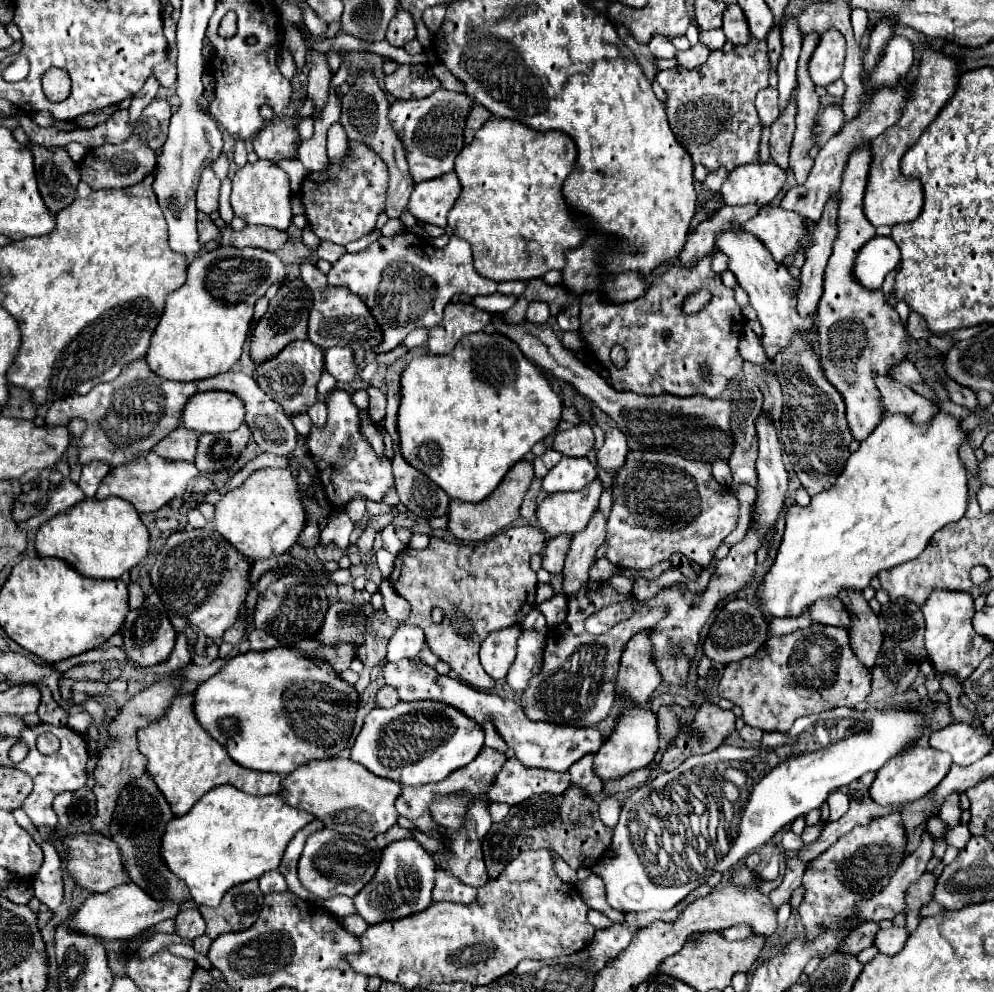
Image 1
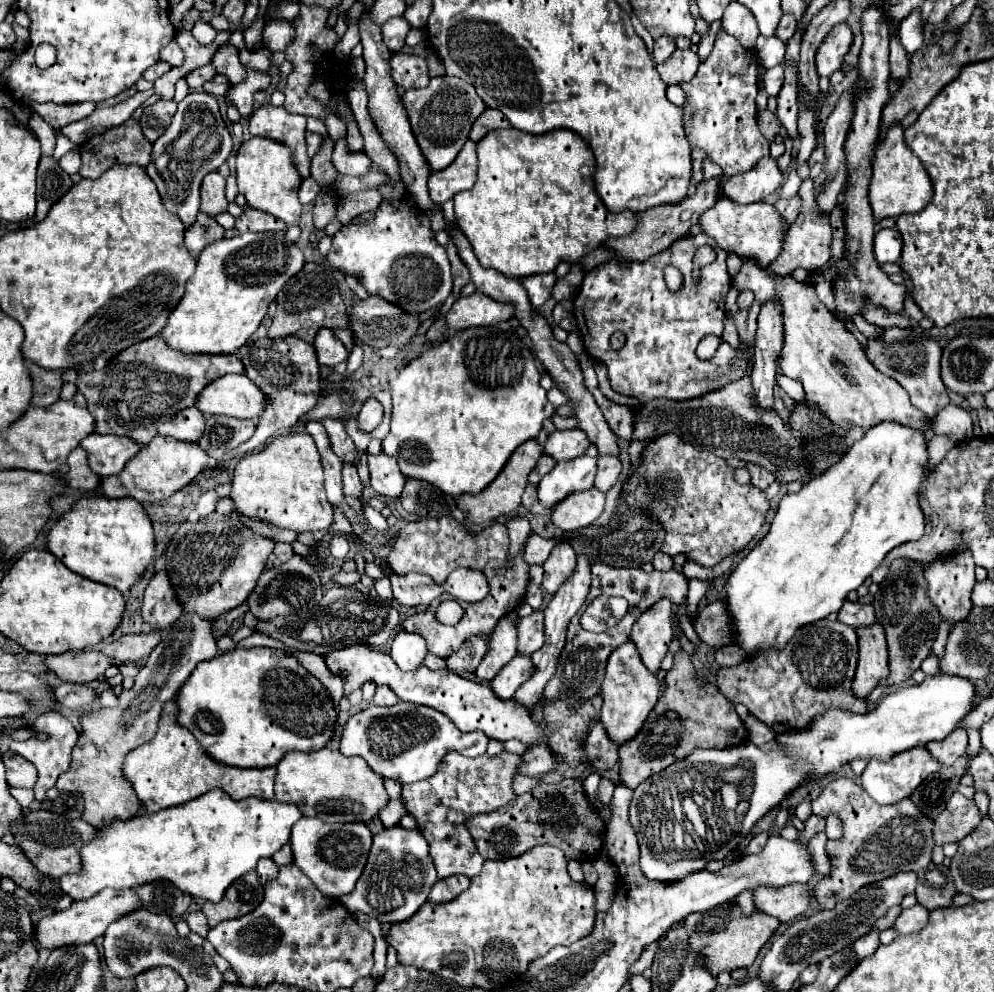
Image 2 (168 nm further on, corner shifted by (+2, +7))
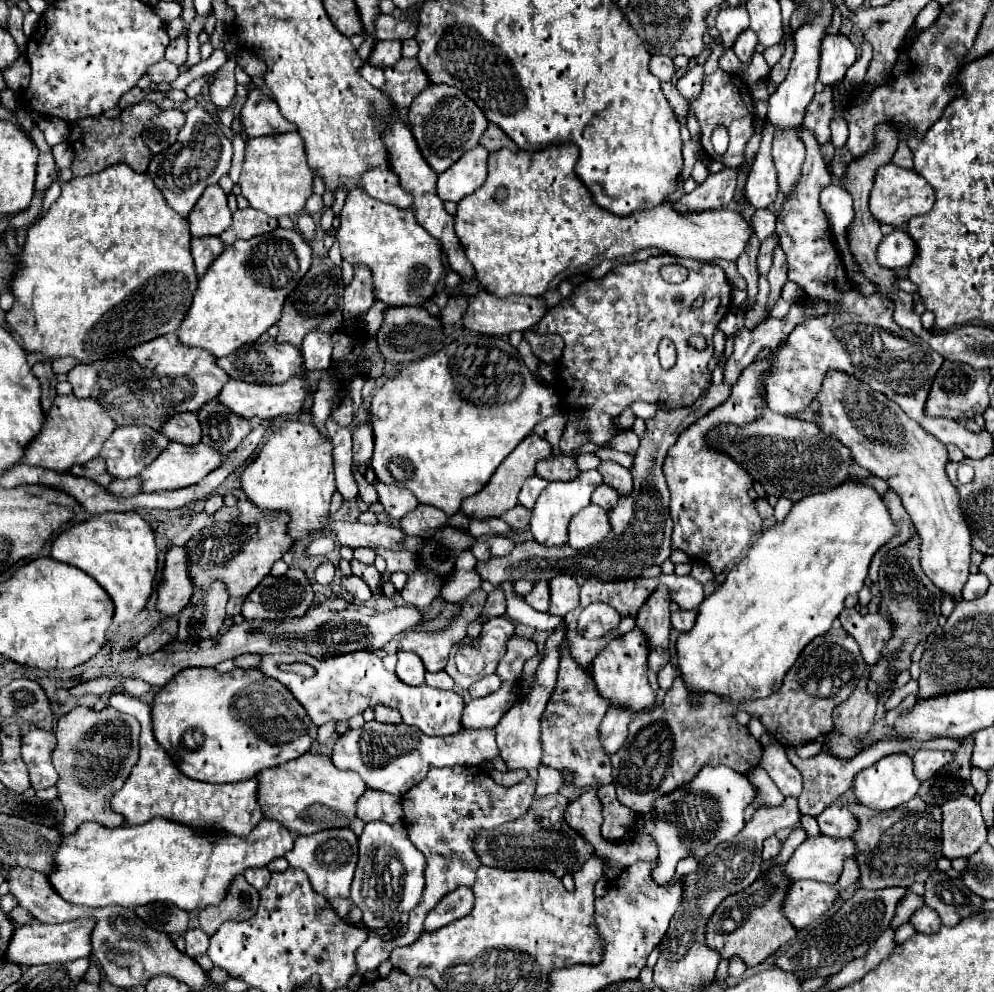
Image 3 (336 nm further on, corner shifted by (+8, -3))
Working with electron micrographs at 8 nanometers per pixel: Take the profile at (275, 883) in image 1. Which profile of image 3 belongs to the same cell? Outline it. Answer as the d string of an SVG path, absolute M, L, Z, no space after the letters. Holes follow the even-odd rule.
M264 866L264 868L248 868L244 872L244 878L256 888L256 890L262 890L268 882L270 882L270 870Z

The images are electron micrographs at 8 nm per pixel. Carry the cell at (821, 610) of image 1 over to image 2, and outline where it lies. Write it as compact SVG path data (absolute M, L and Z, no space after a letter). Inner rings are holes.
M850 600L844 602L842 610L838 612L838 620L852 626L852 628L876 624L874 608L870 604L860 604L860 602L850 602Z

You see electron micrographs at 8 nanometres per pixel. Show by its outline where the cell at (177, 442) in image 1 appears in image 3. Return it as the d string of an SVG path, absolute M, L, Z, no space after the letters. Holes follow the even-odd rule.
M176 414L162 426L162 434L174 442L198 444L202 436L198 416L196 414Z

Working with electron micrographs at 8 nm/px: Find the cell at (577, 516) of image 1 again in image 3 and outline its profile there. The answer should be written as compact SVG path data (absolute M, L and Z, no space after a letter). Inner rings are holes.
M588 504L584 510L572 516L568 526L568 544L576 550L586 548L602 540L608 534L608 530L610 524L606 512L596 504Z

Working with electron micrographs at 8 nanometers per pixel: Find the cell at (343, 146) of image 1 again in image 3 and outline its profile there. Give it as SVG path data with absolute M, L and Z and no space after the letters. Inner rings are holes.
M352 186L340 220L342 224L336 232L336 240L342 258L352 266L366 264L370 268L376 300L388 306L424 306L434 296L442 276L440 242L416 222L412 210L378 202L368 196L362 186Z

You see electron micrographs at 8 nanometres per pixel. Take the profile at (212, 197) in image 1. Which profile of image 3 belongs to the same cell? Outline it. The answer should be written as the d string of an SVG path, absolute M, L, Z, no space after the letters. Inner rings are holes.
M218 184L208 186L200 196L200 202L188 216L192 236L220 236L232 224L232 212L228 208L228 196Z

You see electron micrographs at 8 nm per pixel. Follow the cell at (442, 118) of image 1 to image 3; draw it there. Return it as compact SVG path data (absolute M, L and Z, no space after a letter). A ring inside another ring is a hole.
M430 84L410 104L408 124L420 152L424 154L424 160L430 164L430 168L436 174L442 174L464 152L472 150L478 144L482 132L488 126L488 120L460 88L446 86L446 84Z

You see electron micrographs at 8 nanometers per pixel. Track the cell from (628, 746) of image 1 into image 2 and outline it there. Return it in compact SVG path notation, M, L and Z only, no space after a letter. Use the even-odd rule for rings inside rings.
M628 640L628 644L618 646L610 654L610 660L606 666L606 678L602 682L604 704L602 704L600 720L614 742L624 744L626 740L634 738L640 732L646 716L658 702L660 688L662 688L660 680L656 678L656 674L648 672L648 668L642 664L642 658L638 656L638 650L634 648L632 640Z

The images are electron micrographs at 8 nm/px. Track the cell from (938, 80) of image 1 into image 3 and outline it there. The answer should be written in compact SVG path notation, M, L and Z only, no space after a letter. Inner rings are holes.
M888 162L888 164L880 166L880 170L876 170L874 188L870 192L870 212L880 224L902 226L912 216L930 212L932 206L934 206L934 190L916 170L900 168L894 162Z

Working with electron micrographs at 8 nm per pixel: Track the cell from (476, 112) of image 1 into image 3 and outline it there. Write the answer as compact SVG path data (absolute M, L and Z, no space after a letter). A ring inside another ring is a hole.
M488 124L486 132L480 138L480 146L484 146L488 152L494 152L494 150L500 150L500 148L518 150L518 146L496 124Z

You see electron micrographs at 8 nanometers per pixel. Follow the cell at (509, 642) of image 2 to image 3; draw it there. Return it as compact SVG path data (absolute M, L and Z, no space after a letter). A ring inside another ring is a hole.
M494 672L494 674L488 674L486 678L474 682L474 684L468 688L468 692L470 692L472 698L482 698L482 696L488 696L488 694L496 692L496 690L500 688L500 684L502 684L502 678Z

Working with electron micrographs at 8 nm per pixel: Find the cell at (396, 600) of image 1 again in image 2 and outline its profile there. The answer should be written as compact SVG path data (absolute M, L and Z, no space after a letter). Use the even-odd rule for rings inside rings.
M406 574L406 576L390 576L392 588L394 588L394 598L398 604L406 608L416 608L416 606L430 606L436 598L442 596L442 586L438 586L430 576L426 574Z

